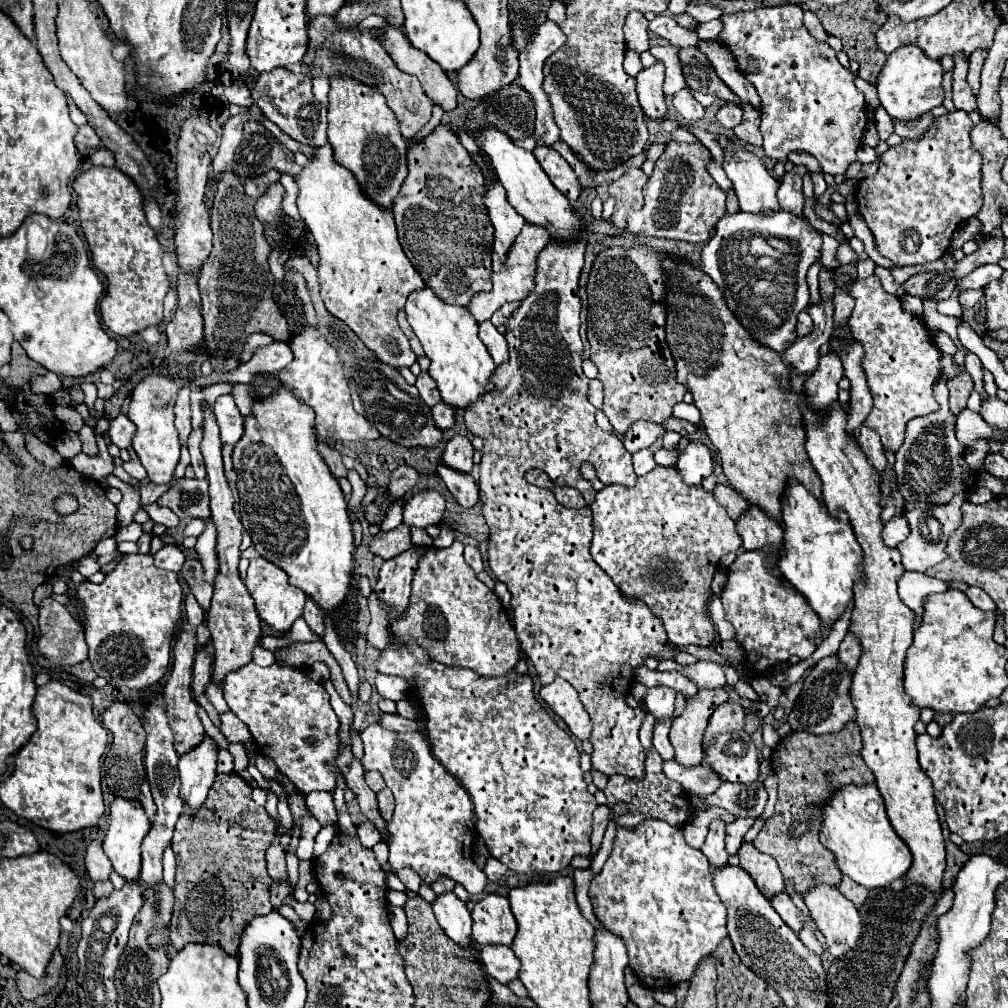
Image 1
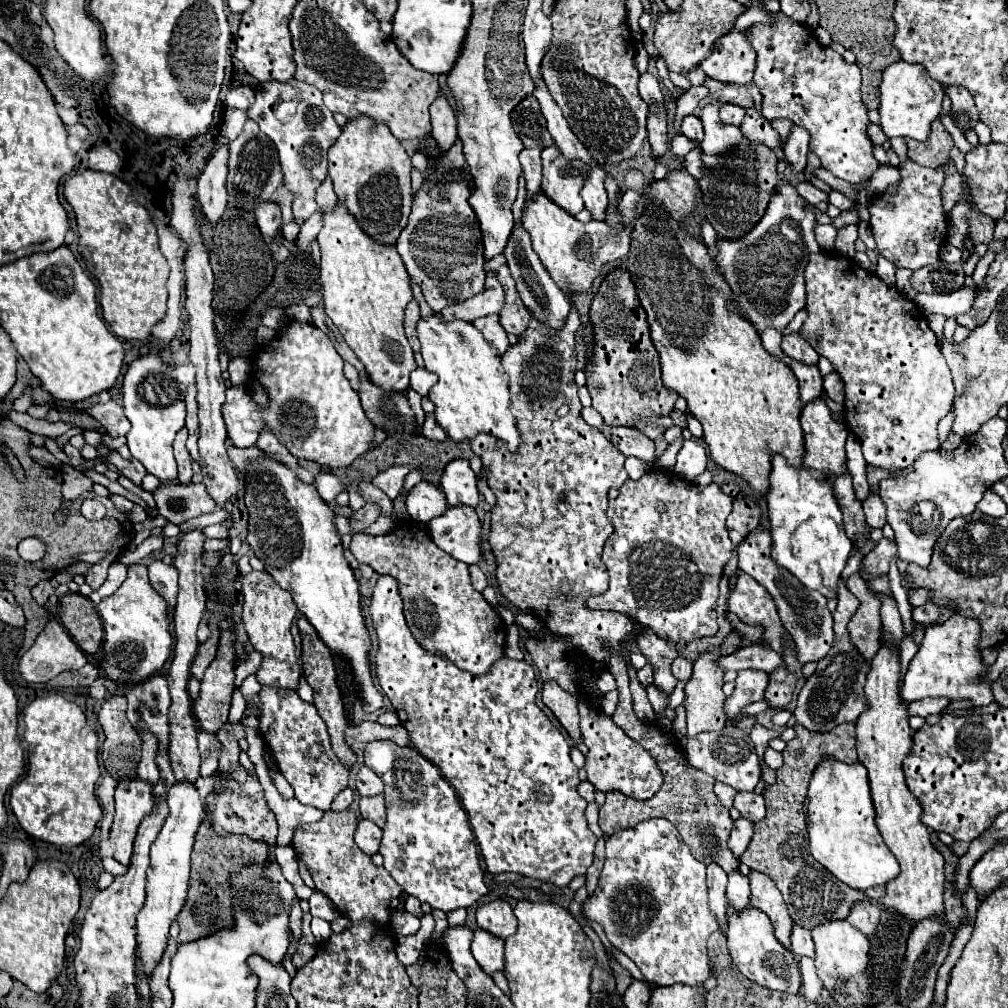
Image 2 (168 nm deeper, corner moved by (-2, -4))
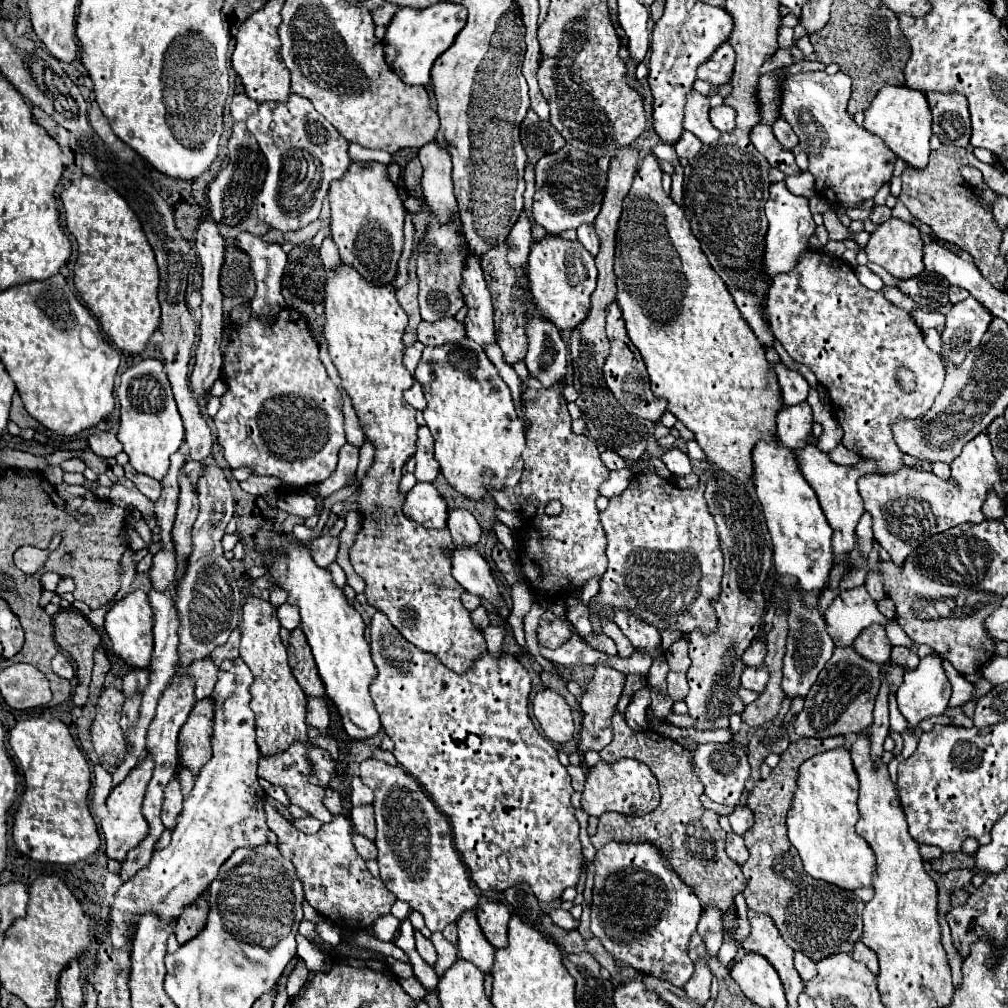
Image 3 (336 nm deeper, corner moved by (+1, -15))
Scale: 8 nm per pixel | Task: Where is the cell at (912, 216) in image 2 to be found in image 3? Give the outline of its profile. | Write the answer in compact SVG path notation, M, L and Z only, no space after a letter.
M892 217L892 219L880 223L874 233L870 233L870 239L868 239L864 251L872 263L882 265L890 275L894 275L898 279L910 279L910 277L916 277L918 273L924 271L922 247L924 247L922 233L912 223Z

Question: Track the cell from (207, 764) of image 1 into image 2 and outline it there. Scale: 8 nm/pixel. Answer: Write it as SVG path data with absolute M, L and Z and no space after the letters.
M175 784L167 796L169 816L151 846L151 866L147 870L145 884L145 904L137 914L137 960L141 962L141 970L147 978L153 976L155 966L161 962L165 952L165 944L169 938L169 928L177 914L181 912L187 898L187 882L189 882L189 858L195 842L197 828L203 820L201 812L201 796L193 784Z

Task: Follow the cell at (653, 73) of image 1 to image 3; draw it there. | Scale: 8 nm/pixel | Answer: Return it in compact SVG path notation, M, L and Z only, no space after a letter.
M654 153L644 157L632 189L624 199L624 211L616 233L614 269L618 277L616 301L622 309L628 335L644 357L652 393L668 399L668 411L694 433L710 465L736 479L750 481L754 445L758 441L778 443L774 431L776 415L782 409L782 403L778 403L778 377L774 375L774 365L764 355L764 347L758 343L732 295L726 291L726 285L710 267L706 255L702 255L682 207L664 193L662 169Z

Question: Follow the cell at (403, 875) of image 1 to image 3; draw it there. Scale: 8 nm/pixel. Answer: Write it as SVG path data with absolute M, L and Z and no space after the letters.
M418 929L414 931L414 939L416 939L416 949L418 949L420 957L422 957L428 965L434 965L434 961L436 961L436 949L434 949L432 941L426 939Z

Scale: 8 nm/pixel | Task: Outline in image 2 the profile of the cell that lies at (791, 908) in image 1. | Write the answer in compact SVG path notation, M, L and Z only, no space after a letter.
M793 926L791 950L793 950L795 956L809 956L809 958L815 958L815 948L813 948L811 932L805 930L805 928L801 928L801 926Z

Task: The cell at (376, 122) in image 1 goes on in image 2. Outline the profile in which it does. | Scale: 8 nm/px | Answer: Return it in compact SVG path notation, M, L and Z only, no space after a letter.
M361 116L361 120L349 120L337 144L329 150L329 178L333 180L339 202L345 204L365 234L385 246L397 244L413 200L411 160L401 142L395 140L383 124L369 124L365 116Z

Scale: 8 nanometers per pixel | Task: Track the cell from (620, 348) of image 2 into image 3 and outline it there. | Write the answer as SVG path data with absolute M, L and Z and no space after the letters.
M616 301L610 303L610 307L606 307L606 335L610 339L610 355L606 357L606 363L604 363L604 379L608 389L614 393L618 403L630 415L636 415L648 421L660 421L660 417L668 407L668 401L662 397L656 397L650 391L650 383L648 383L650 377L646 375L646 365L642 363L642 355L638 355L638 349L634 347L634 343L630 343L630 337L626 335L622 311Z

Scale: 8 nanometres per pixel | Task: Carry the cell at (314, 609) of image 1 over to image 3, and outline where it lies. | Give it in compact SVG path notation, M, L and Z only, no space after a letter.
M300 627L294 629L290 635L288 661L290 661L294 677L298 679L300 687L304 689L306 697L324 697L324 687L322 687L322 679L318 675L318 667L314 663L310 645L304 637L304 631L300 631Z

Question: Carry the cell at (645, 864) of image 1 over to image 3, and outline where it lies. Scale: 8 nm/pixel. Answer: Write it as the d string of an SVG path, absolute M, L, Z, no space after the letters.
M608 843L598 849L596 859L596 877L594 877L594 901L592 901L592 933L604 945L604 949L620 959L630 963L640 973L654 975L658 979L666 979L676 987L684 987L684 983L694 975L694 963L688 957L690 937L696 933L698 919L702 915L702 905L694 895L692 887L688 887L680 875L666 863L666 855L654 847L654 843Z

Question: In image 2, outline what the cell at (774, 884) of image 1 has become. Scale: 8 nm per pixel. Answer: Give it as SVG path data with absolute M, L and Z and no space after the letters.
M751 872L749 882L751 882L751 904L753 904L753 908L757 908L769 916L773 930L775 930L775 938L787 950L791 950L789 936L791 936L793 922L789 920L789 912L787 912L783 898L781 898L779 888L773 886L773 880L769 880L767 876L761 876L761 872Z

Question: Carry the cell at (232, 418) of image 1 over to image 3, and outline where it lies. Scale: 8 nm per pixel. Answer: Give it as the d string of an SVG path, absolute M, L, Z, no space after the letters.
M286 307L280 311L274 325L262 325L250 317L248 325L232 329L222 343L222 379L228 391L222 395L222 407L214 417L218 441L224 447L224 457L232 469L248 465L254 475L276 475L282 479L282 489L298 489L308 483L328 479L338 465L338 451L346 443L342 393L332 383L320 361L318 343L308 333L306 317Z

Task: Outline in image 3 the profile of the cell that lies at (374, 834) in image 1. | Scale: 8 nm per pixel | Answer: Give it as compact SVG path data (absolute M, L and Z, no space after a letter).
M354 833L354 835L352 835L352 843L354 843L356 851L362 855L362 859L366 859L366 861L376 859L378 849L376 849L376 843L374 843L374 841L370 841L370 839L366 839L366 837Z

